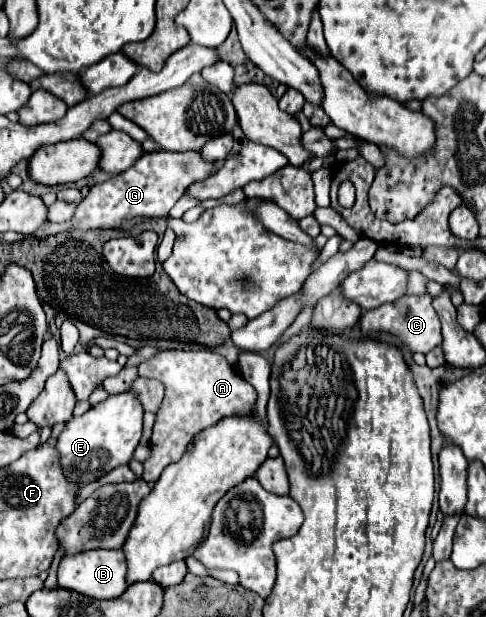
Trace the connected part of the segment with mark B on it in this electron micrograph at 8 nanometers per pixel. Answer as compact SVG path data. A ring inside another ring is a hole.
M91 550L67 556L59 564L59 586L95 600L113 600L127 590L127 560L121 550Z

